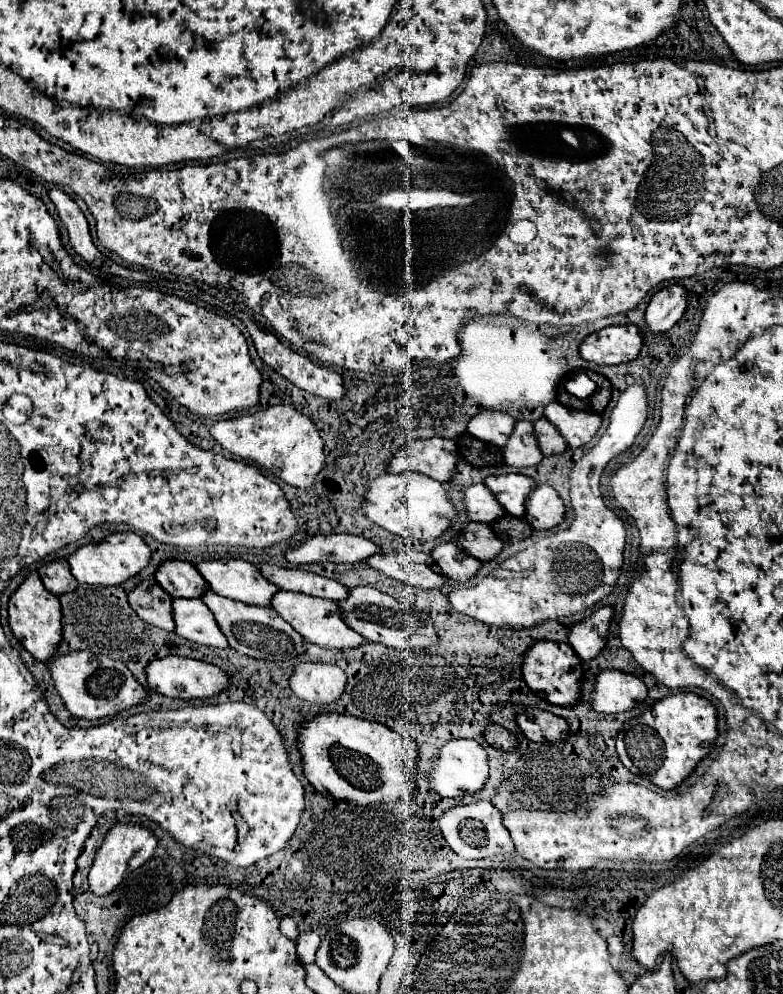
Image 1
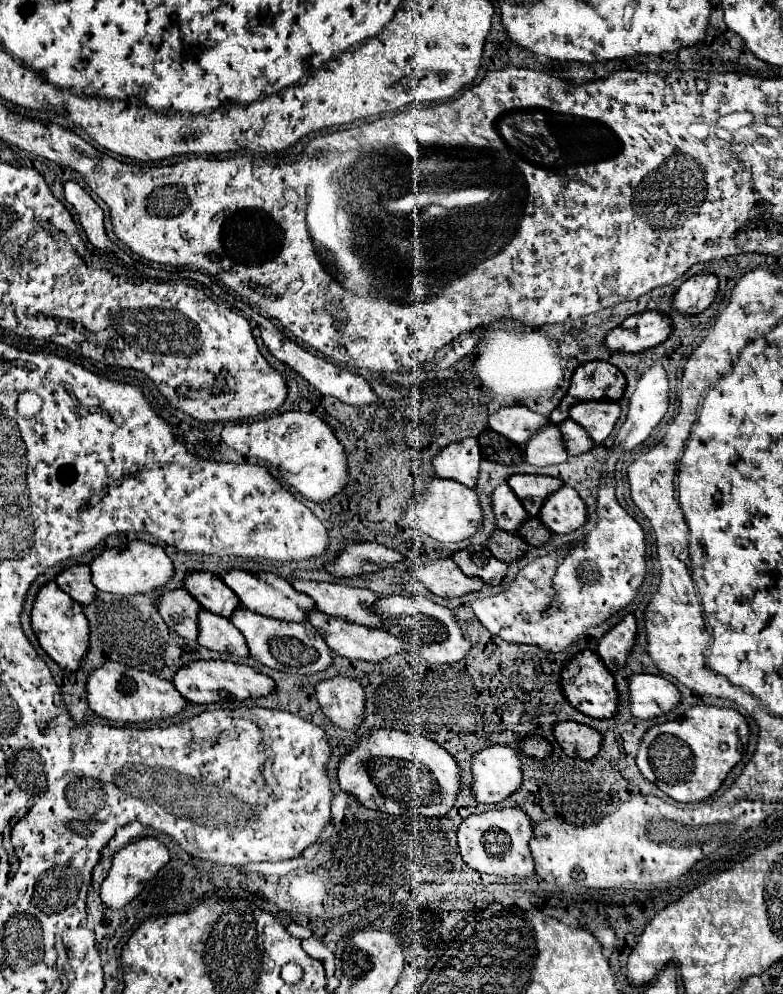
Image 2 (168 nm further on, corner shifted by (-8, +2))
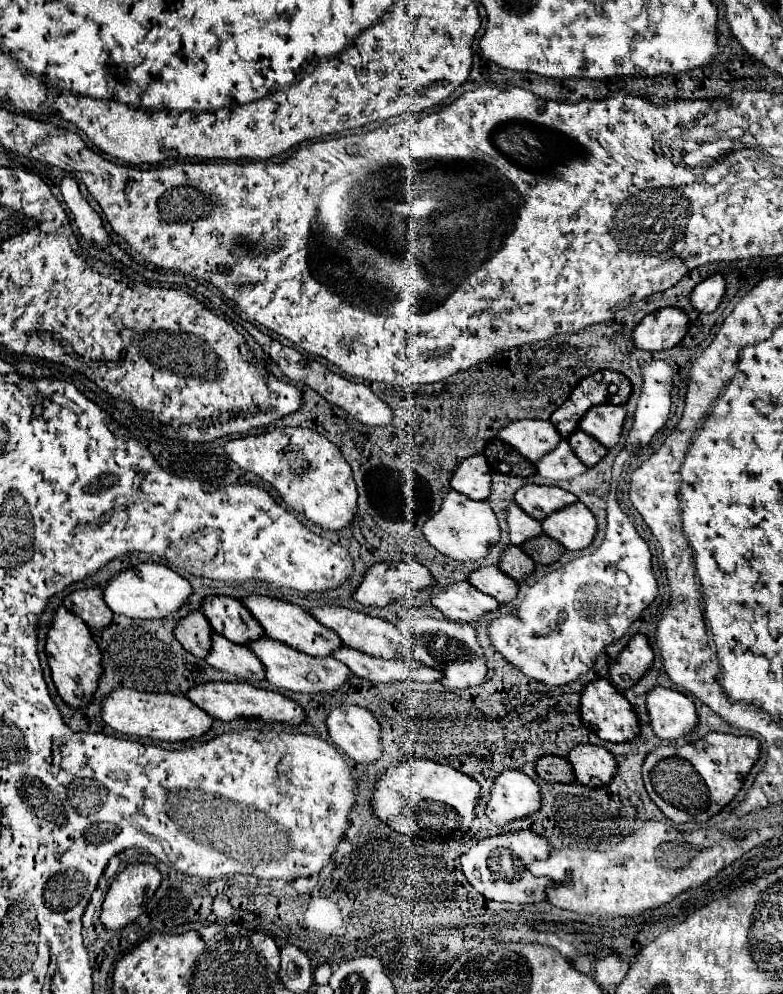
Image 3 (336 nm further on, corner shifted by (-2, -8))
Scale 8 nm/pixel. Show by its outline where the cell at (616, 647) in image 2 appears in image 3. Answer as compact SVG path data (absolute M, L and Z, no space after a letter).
M635 635L629 645L621 651L619 659L611 663L611 681L619 691L631 689L651 667L655 653L645 635Z

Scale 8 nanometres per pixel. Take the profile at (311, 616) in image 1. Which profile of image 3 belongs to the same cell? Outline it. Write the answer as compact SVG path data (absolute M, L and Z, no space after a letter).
M341 647L333 657L345 663L353 675L365 677L377 683L395 683L395 681L419 681L433 683L441 681L443 673L421 665L419 661L381 661L377 657L365 657L365 653L357 653L355 649Z

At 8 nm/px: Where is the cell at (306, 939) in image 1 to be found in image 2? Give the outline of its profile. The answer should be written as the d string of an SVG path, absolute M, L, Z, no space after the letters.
M311 937L311 939L303 941L303 949L307 951L307 955L309 955L309 957L315 957L315 959L319 959L319 961L323 963L327 977L331 977L331 975L333 975L333 971L335 971L335 967L333 967L333 961L335 961L333 951L331 951L331 949L321 941L321 939Z

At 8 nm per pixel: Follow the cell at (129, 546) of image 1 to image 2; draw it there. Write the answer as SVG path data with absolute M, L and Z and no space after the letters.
M135 539L125 545L105 549L101 555L97 555L91 563L91 581L99 591L115 593L115 595L135 595L135 593L147 593L153 591L169 581L173 575L173 563L165 555L165 551L159 545L151 545L147 541Z

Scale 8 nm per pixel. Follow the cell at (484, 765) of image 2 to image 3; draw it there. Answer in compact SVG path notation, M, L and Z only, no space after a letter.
M505 771L493 781L491 799L487 803L487 817L505 827L517 819L533 817L541 809L539 785L525 773Z

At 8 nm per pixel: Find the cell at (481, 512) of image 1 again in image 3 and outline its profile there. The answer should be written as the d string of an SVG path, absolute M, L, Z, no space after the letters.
M519 505L509 507L507 523L509 523L509 535L511 535L513 545L523 545L525 541L529 541L533 537L539 537L543 533L541 521L535 521Z

